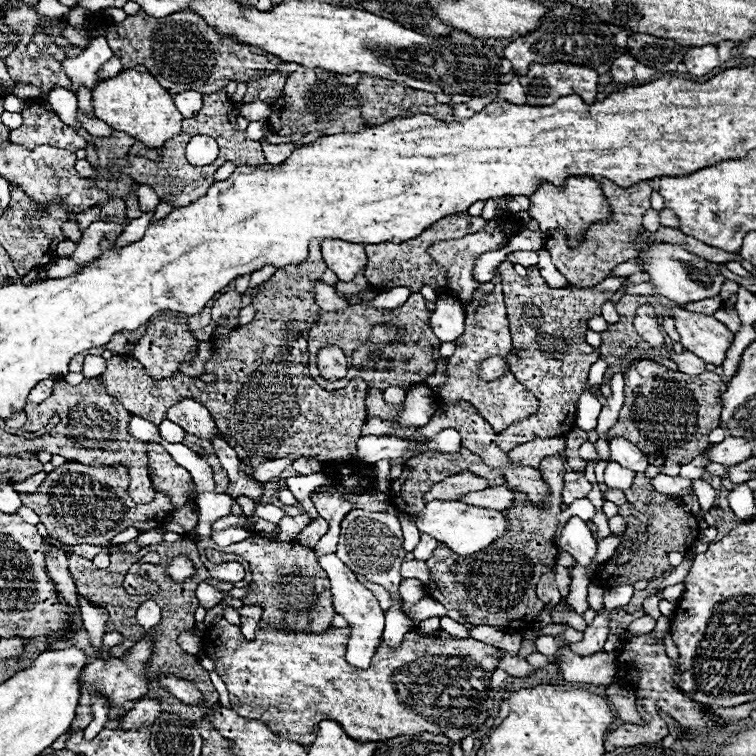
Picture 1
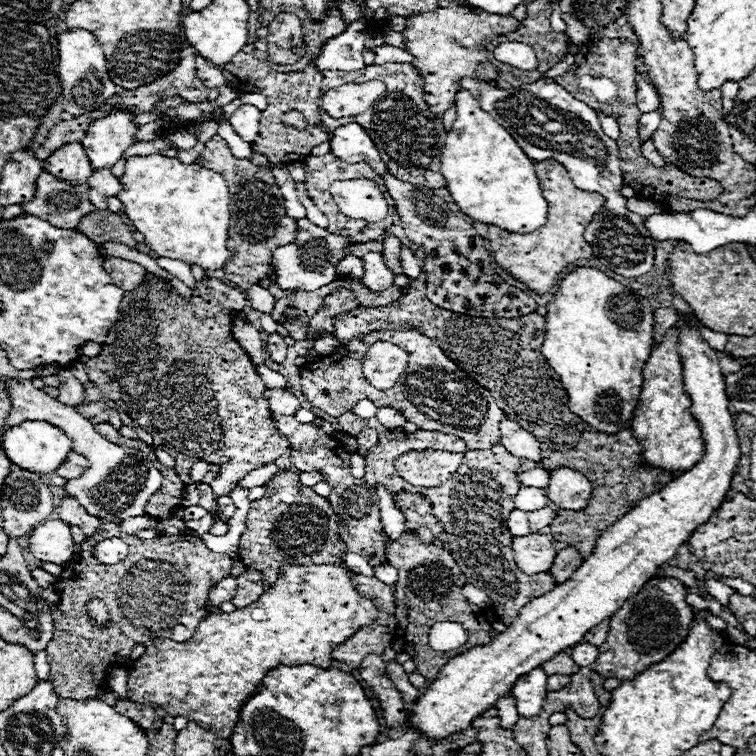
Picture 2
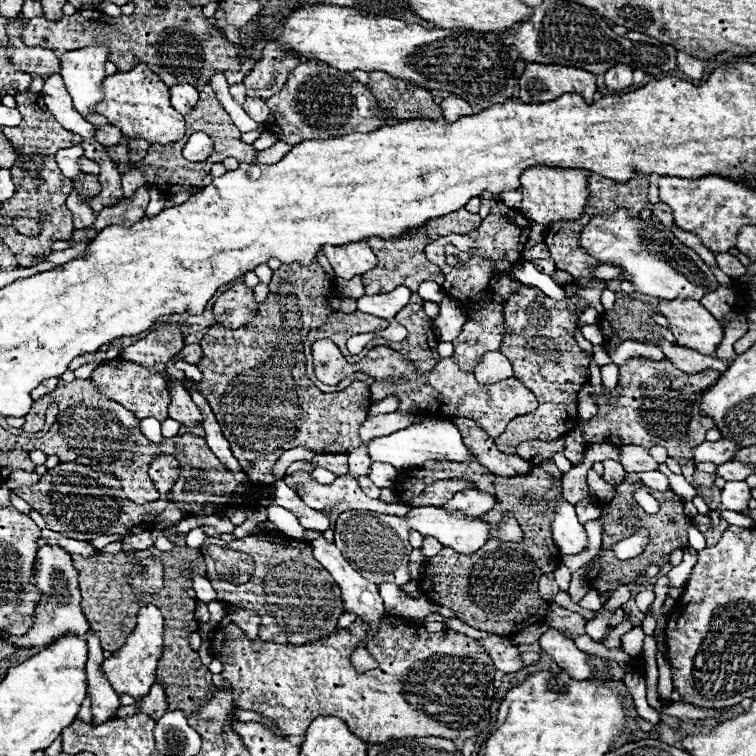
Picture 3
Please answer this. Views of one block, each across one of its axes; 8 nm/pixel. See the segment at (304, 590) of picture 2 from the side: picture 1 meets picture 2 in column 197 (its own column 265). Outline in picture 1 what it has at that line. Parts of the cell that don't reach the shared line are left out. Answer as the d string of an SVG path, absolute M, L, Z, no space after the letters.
M220 620L216 626L212 626L206 634L204 634L204 654L208 658L212 658L216 662L216 672L218 676L226 682L228 686L228 692L230 692L230 702L232 702L232 710L238 712L240 716L244 718L256 718L256 720L262 720L262 722L272 722L268 724L270 730L286 740L294 740L294 742L300 742L300 744L310 744L314 740L314 730L318 726L318 722L322 720L334 720L334 722L340 722L340 726L344 728L344 732L354 738L354 740L360 740L360 742L378 742L378 740L388 740L388 738L394 738L394 736L402 736L402 734L422 734L422 732L430 732L430 734L444 734L446 738L450 738L452 742L460 742L464 740L468 734L476 732L488 718L488 708L486 708L486 702L490 698L490 678L492 678L492 672L496 670L498 666L498 654L500 650L494 648L494 646L488 646L484 642L478 642L478 640L470 640L470 638L452 638L448 632L444 630L436 630L432 634L424 634L420 628L414 628L410 630L404 640L400 642L398 648L390 648L384 640L380 642L378 650L376 650L376 656L374 656L374 662L368 670L358 670L354 666L350 666L344 658L346 654L346 646L348 646L348 640L350 640L350 628L330 628L322 634L312 634L312 632L290 632L290 630L276 630L276 628L258 628L256 632L256 638L254 640L246 640L240 632L238 626L234 624L228 624L226 620Z

